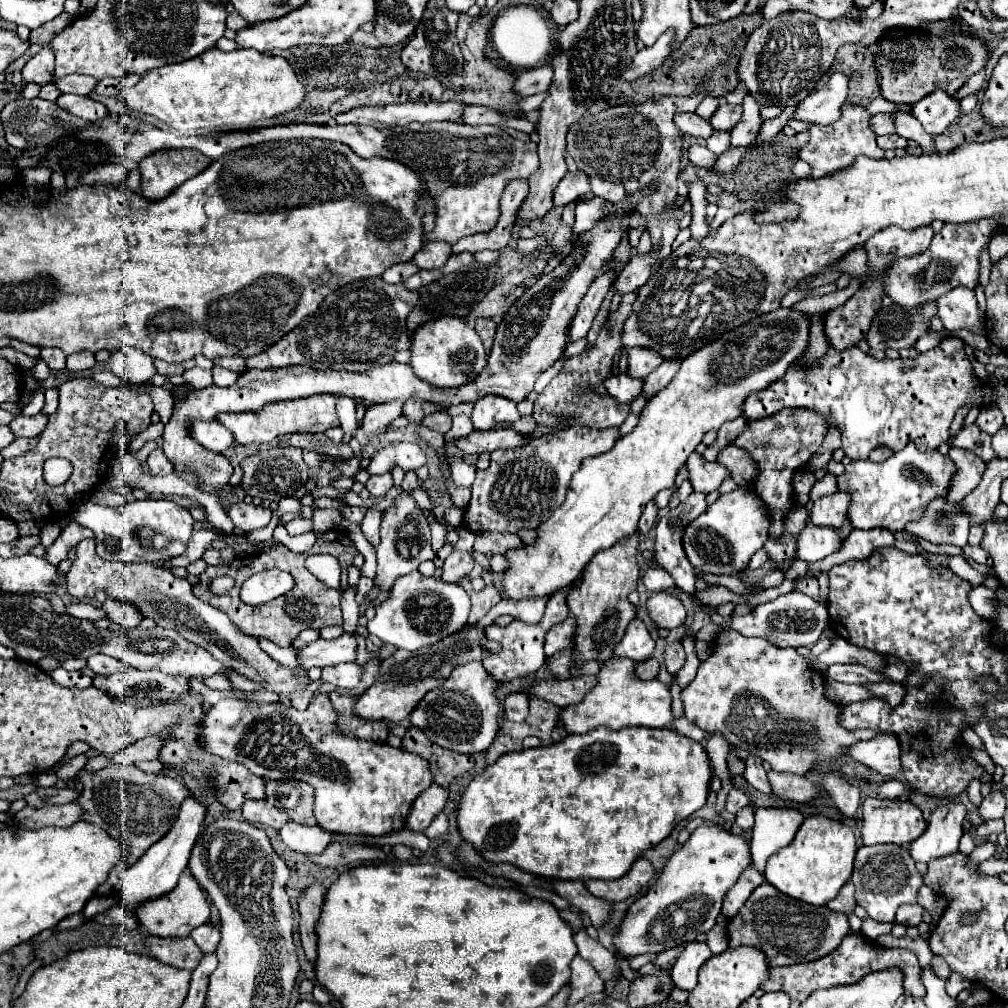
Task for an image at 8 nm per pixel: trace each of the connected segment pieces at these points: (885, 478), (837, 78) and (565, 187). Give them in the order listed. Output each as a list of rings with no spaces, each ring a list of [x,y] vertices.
[[[908,444],[904,450],[894,452],[884,462],[860,460],[846,466],[844,474],[838,476],[838,488],[852,494],[852,504],[848,518],[854,528],[886,528],[890,532],[902,532],[908,522],[920,520],[926,506],[934,498],[948,496],[950,480],[956,472],[954,462],[940,454],[938,450],[920,452],[914,444]]]
[[[832,72],[830,80],[804,102],[798,104],[794,120],[806,120],[812,124],[832,124],[840,118],[842,104],[848,100],[848,76]]]
[[[566,172],[566,176],[560,180],[558,188],[554,190],[554,204],[566,206],[570,202],[576,202],[582,194],[590,192],[588,176],[584,172]]]

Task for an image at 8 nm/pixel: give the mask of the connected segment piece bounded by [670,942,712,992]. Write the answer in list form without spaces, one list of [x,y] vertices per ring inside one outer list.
[[[690,942],[670,970],[674,986],[688,992],[694,990],[698,984],[698,970],[710,956],[712,952],[706,942]]]

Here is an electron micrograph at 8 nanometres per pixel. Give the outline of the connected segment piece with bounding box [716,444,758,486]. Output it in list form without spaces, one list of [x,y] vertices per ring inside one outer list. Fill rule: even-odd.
[[[728,444],[720,450],[716,458],[722,466],[730,470],[730,476],[740,486],[752,486],[752,480],[756,476],[756,462],[750,458],[750,454],[742,448],[736,448],[734,444]]]

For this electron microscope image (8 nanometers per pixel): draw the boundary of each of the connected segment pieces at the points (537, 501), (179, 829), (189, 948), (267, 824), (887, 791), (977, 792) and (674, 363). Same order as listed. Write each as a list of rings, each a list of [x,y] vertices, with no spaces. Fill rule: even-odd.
[[[570,426],[550,436],[534,438],[524,448],[492,452],[490,468],[478,470],[472,484],[472,498],[462,518],[462,526],[470,532],[512,532],[522,528],[536,530],[564,502],[572,474],[582,460],[608,452],[620,438],[618,428],[594,430],[586,426]]]
[[[194,798],[184,800],[180,814],[178,814],[176,822],[172,824],[170,832],[164,836],[164,840],[158,840],[156,844],[152,844],[152,848],[148,848],[148,852],[144,852],[144,856],[140,856],[140,860],[136,864],[128,866],[122,872],[122,876],[120,876],[122,894],[124,894],[124,900],[130,908],[136,908],[140,902],[158,898],[176,886],[178,876],[188,866],[190,850],[192,850],[192,846],[200,834],[204,814],[206,814],[206,806],[200,800],[194,800]]]
[[[148,936],[148,950],[160,962],[176,968],[186,968],[186,970],[194,970],[202,960],[202,952],[190,936],[176,938],[176,940]]]
[[[248,800],[248,804],[242,806],[242,816],[252,824],[274,830],[280,830],[288,822],[288,816],[272,804],[268,804],[266,800]]]
[[[888,780],[884,784],[878,786],[878,796],[880,798],[898,798],[902,796],[906,790],[906,784],[900,782],[900,780]]]
[[[971,780],[966,788],[966,792],[969,800],[978,807],[983,800],[983,797],[981,795],[981,780]]]
[[[666,360],[666,362],[662,362],[662,364],[644,380],[642,392],[644,392],[646,396],[658,394],[658,392],[674,378],[674,374],[678,372],[678,368],[680,368],[680,362],[678,362],[678,360]]]

